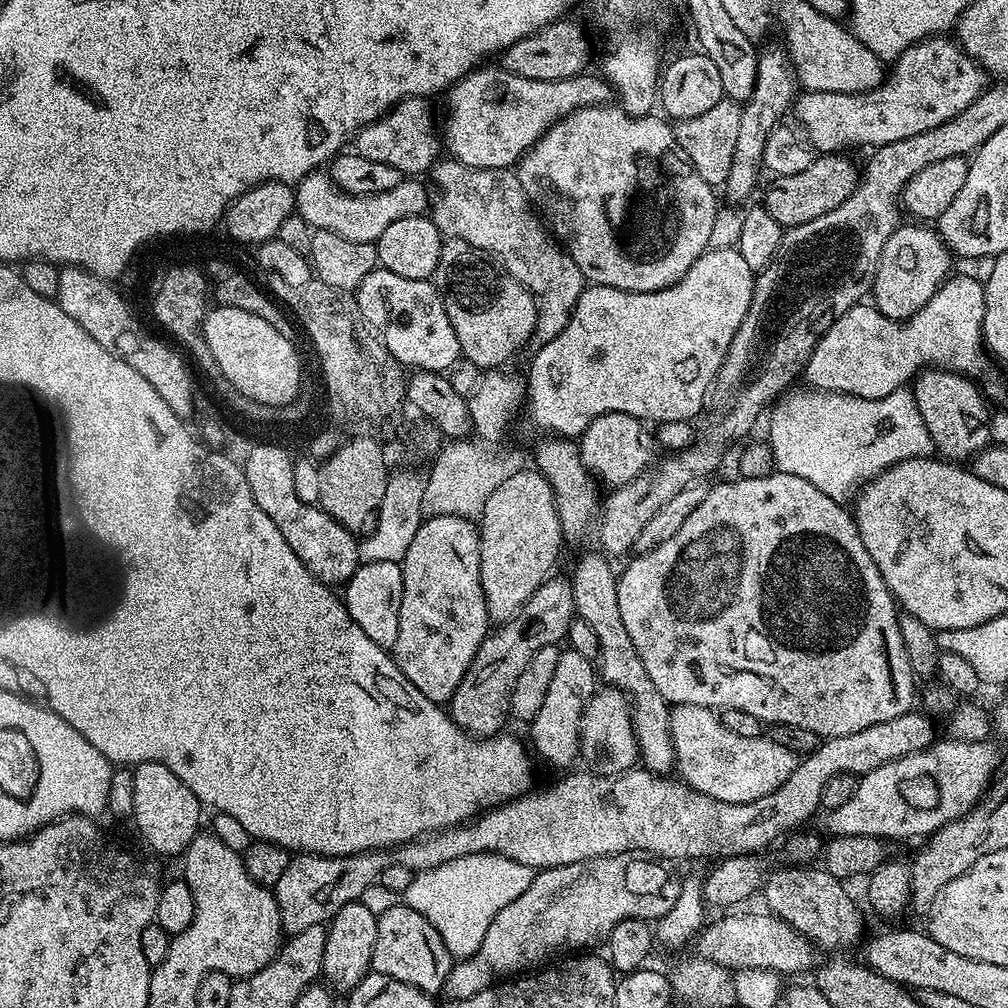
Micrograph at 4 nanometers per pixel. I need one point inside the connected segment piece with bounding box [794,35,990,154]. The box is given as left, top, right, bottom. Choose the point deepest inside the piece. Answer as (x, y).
(934, 80)

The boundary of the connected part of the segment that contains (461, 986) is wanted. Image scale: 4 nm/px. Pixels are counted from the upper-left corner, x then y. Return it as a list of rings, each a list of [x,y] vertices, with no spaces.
[[[619,852],[613,856],[599,856],[593,860],[583,860],[577,864],[567,864],[566,866],[558,866],[557,868],[546,868],[537,871],[533,875],[530,886],[526,886],[526,890],[522,890],[522,894],[518,898],[514,898],[514,902],[510,902],[498,910],[498,914],[494,916],[490,922],[490,930],[486,930],[486,938],[482,940],[482,946],[472,956],[469,956],[467,960],[456,960],[452,965],[450,974],[448,975],[448,981],[444,983],[443,995],[449,996],[452,1002],[458,1000],[465,1000],[470,998],[474,994],[478,994],[482,990],[493,987],[494,979],[492,980],[492,972],[512,972],[508,974],[520,974],[525,970],[536,970],[541,967],[545,962],[551,961],[552,955],[555,952],[560,952],[563,948],[572,948],[568,950],[584,950],[587,944],[596,944],[599,942],[607,941],[610,930],[614,930],[614,926],[618,926],[618,922],[623,920],[646,920],[649,922],[655,922],[660,917],[665,916],[670,910],[670,906],[674,906],[674,902],[678,902],[680,897],[680,889],[682,887],[681,881],[675,880],[672,877],[672,872],[668,869],[669,865],[664,862],[657,862],[655,859],[649,858],[644,854],[633,854],[630,852]]]

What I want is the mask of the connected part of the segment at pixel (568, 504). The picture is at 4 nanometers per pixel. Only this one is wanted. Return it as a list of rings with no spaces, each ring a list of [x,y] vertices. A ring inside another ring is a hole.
[[[544,438],[536,448],[535,471],[541,472],[550,482],[556,499],[556,509],[560,519],[560,534],[565,541],[580,540],[589,535],[598,516],[598,496],[596,500],[597,481],[580,457],[579,447],[568,438]]]

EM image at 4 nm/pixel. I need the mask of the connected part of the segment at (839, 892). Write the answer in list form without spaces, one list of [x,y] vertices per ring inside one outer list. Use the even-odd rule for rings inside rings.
[[[820,866],[784,867],[786,868],[780,868],[777,872],[767,873],[762,884],[763,907],[779,920],[794,926],[794,930],[811,940],[817,949],[825,948],[828,952],[836,952],[839,948],[850,947],[859,938],[864,920],[860,917],[859,906],[844,889],[845,881],[834,878]]]

